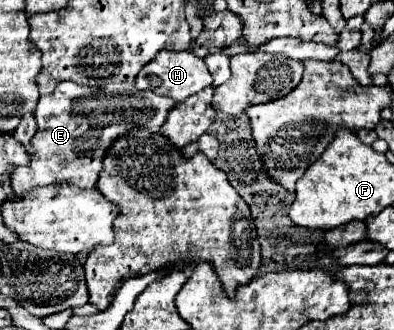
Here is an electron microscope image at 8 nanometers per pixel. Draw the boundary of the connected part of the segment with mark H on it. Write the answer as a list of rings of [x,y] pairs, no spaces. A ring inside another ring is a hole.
[[[164,49],[148,65],[144,65],[140,75],[136,77],[136,87],[140,91],[154,91],[158,95],[166,95],[176,101],[188,99],[190,95],[202,91],[210,83],[212,83],[212,75],[210,75],[204,59],[194,55],[192,51],[166,51]]]

